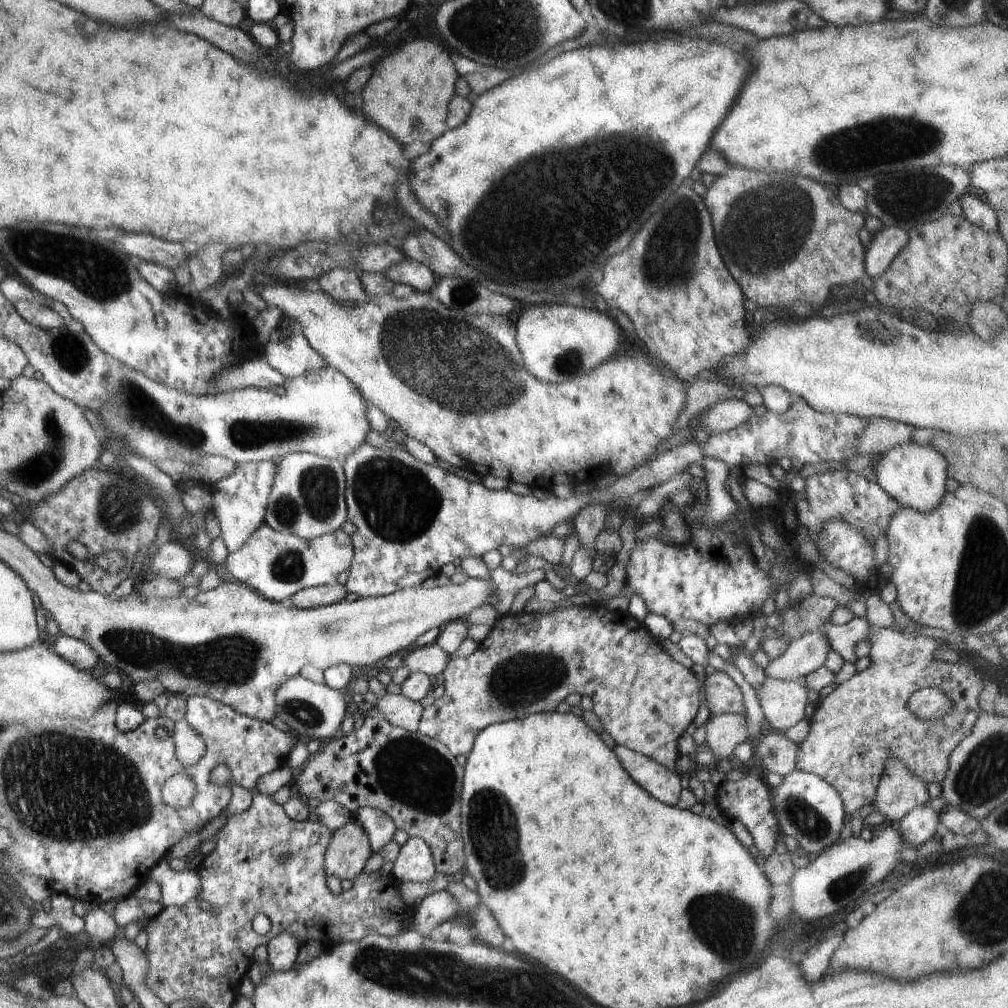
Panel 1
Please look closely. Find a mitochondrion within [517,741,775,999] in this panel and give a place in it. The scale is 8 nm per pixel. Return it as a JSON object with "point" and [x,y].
{"point":[722,926]}

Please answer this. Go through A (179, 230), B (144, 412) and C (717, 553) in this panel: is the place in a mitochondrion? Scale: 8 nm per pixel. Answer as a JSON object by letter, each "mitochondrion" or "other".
{"A":"other","B":"mitochondrion","C":"other"}

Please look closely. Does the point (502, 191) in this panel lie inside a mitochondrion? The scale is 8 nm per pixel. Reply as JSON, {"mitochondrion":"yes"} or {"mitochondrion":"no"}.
{"mitochondrion":"yes"}

